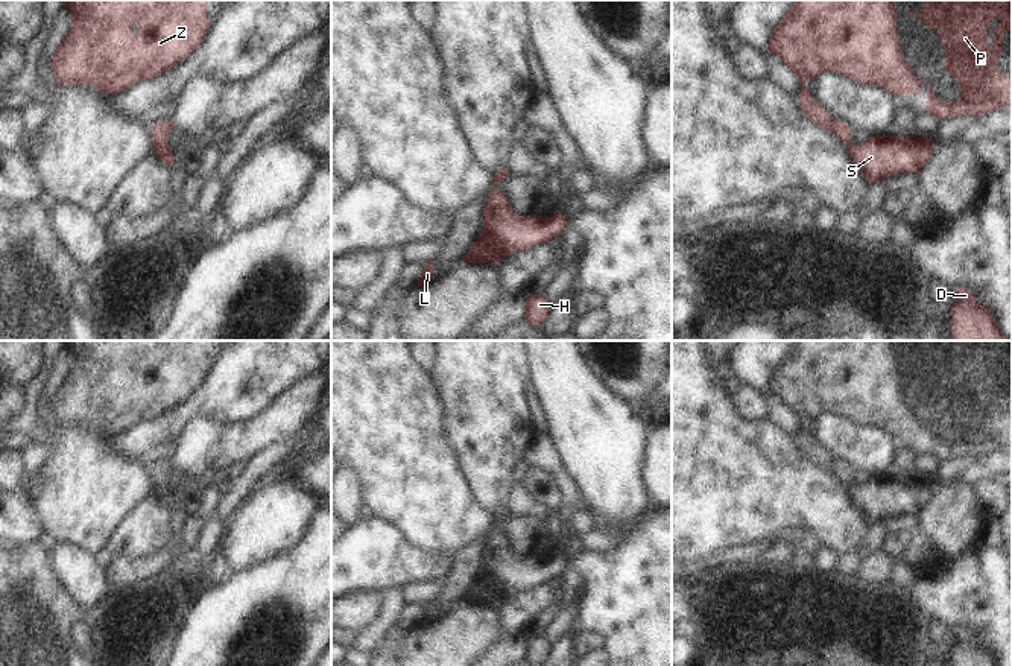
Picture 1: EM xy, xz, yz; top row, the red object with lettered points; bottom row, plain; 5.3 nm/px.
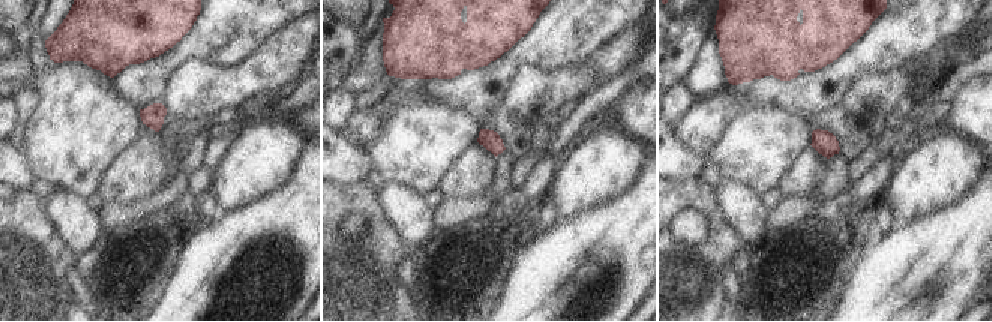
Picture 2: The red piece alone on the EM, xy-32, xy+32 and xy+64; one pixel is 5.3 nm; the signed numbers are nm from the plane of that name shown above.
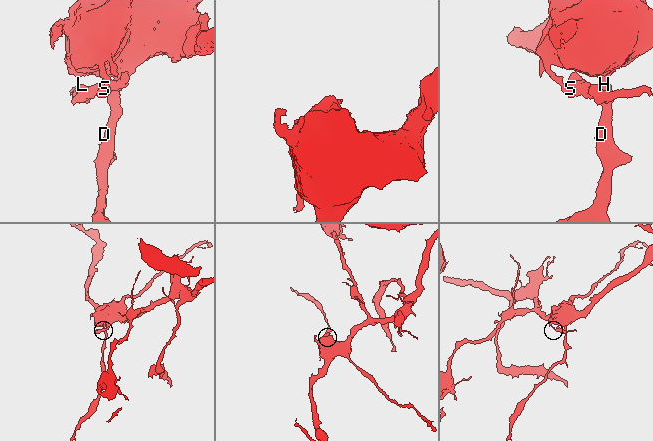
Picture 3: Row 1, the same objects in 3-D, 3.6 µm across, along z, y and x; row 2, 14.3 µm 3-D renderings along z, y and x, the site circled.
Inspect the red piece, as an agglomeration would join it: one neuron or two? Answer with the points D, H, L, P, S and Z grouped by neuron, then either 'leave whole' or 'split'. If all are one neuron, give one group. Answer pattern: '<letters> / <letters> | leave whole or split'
D H P Z / L S | split

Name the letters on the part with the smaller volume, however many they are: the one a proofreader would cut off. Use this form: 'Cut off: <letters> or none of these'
Cut off: L, S.

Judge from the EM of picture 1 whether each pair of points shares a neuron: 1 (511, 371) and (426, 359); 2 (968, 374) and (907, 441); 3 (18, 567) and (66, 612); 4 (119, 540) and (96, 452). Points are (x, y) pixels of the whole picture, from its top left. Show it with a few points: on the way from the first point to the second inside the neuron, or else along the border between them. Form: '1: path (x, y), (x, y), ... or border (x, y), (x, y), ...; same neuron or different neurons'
1: border (436, 356), (430, 371); different neurons
2: path (953, 391), (920, 424); same neuron
3: path (31, 577), (53, 599); same neuron
4: border (139, 501), (104, 546); different neurons

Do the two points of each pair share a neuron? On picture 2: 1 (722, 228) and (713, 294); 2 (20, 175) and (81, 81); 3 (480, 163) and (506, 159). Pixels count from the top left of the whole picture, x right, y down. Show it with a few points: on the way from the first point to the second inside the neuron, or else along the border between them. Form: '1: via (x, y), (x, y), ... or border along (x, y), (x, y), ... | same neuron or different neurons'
1: via (722, 244), (712, 256), (712, 277) | same neuron
2: border along (20, 149), (35, 177) | different neurons
3: border along (497, 158), (494, 178), (485, 192) | different neurons

